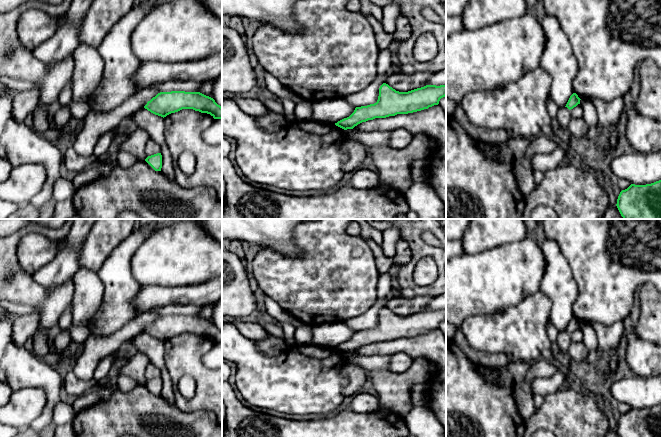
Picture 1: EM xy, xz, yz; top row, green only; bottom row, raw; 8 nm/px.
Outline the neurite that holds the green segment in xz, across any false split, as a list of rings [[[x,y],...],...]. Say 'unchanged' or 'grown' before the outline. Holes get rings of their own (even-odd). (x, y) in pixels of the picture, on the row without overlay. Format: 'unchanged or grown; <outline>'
unchanged; [[[383,307],[379,312],[376,327],[356,331],[349,341],[338,345],[335,349],[344,354],[353,353],[358,348],[375,342],[386,342],[428,333],[438,329],[440,323],[445,320],[446,309],[426,309],[408,316],[399,316]]]

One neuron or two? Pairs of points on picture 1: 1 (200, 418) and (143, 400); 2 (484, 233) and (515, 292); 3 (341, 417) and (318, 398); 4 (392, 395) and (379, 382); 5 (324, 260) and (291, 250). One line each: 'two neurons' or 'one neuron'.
1: one neuron
2: two neurons
3: two neurons
4: one neuron
5: two neurons

